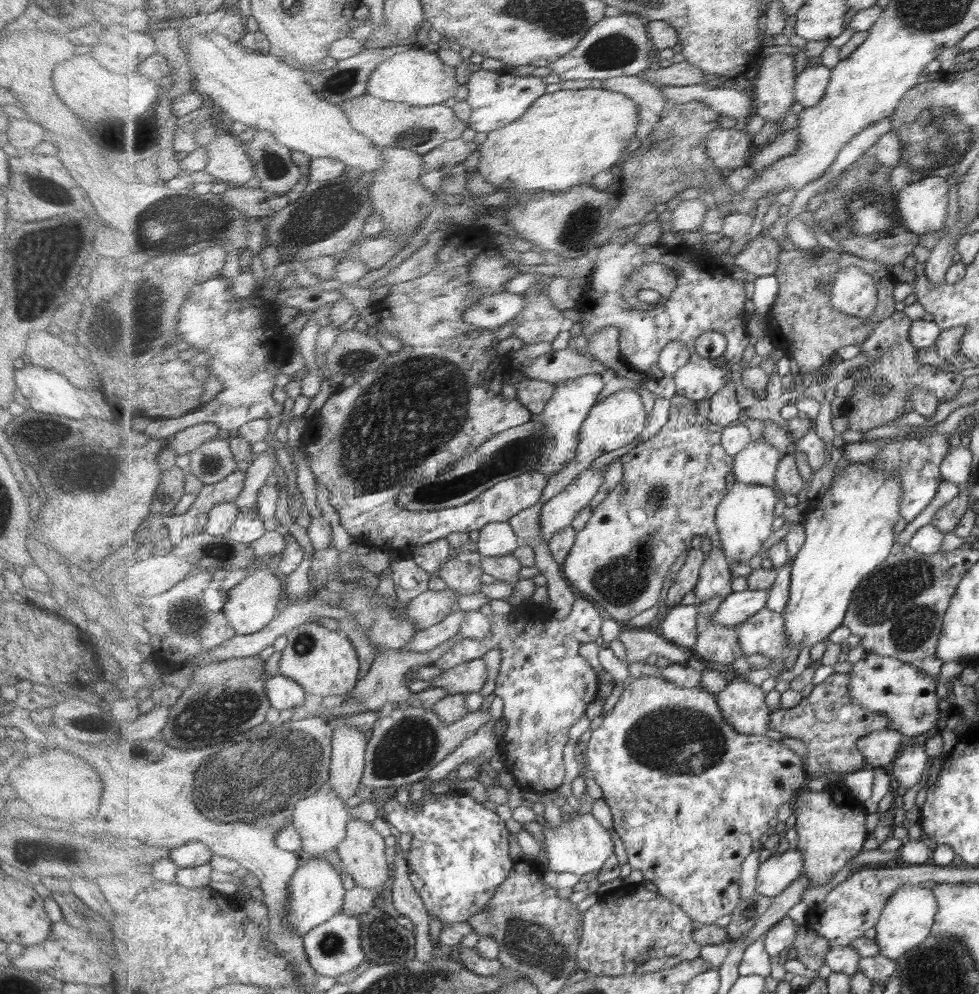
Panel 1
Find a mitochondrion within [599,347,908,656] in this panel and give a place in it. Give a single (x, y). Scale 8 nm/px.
(882, 388)

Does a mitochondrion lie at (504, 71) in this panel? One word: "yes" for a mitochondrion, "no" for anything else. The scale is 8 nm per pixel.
no

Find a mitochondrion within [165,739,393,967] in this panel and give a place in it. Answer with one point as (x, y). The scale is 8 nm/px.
(331, 944)

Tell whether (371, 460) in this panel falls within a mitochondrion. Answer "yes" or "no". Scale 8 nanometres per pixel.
yes

